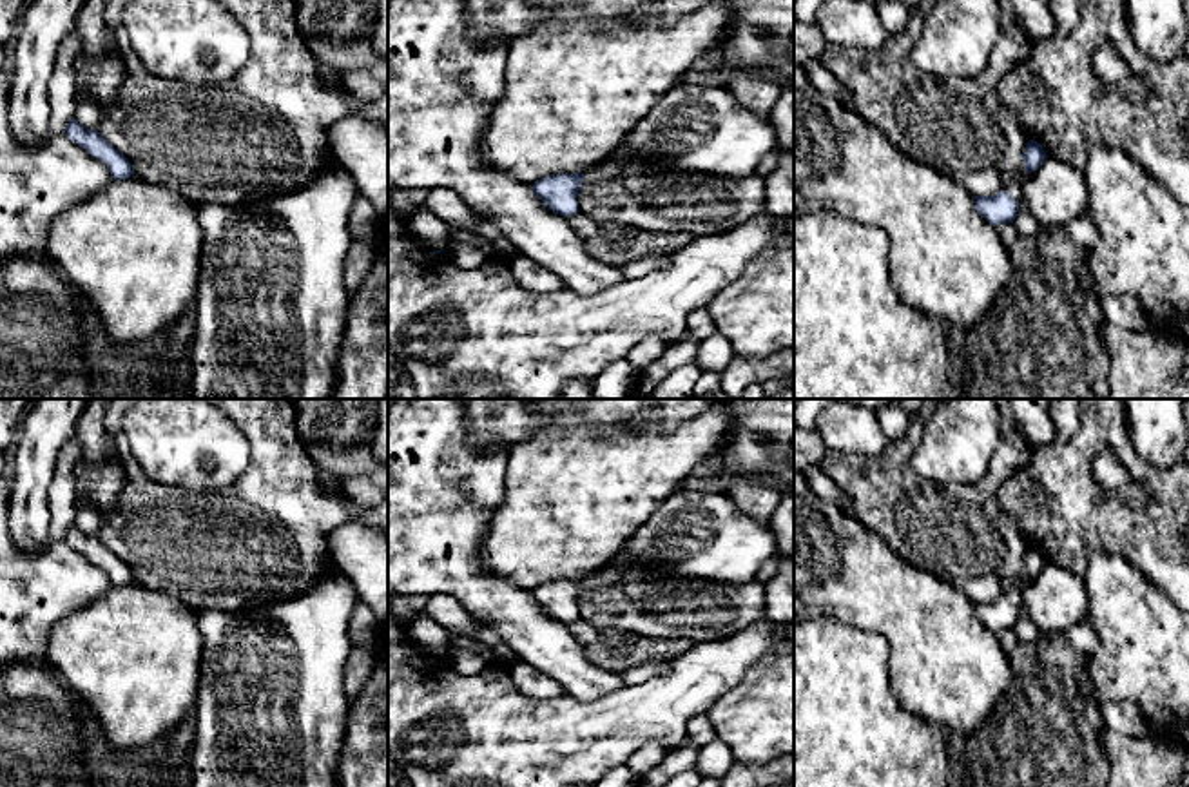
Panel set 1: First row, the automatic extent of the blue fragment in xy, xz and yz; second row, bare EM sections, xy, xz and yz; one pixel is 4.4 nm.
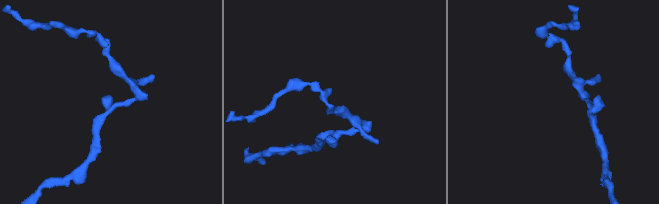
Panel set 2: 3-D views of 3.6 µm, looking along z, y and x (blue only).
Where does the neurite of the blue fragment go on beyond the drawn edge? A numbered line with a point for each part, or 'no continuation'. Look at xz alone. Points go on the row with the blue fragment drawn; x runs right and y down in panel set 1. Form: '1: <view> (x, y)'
1: xz (695, 127)

